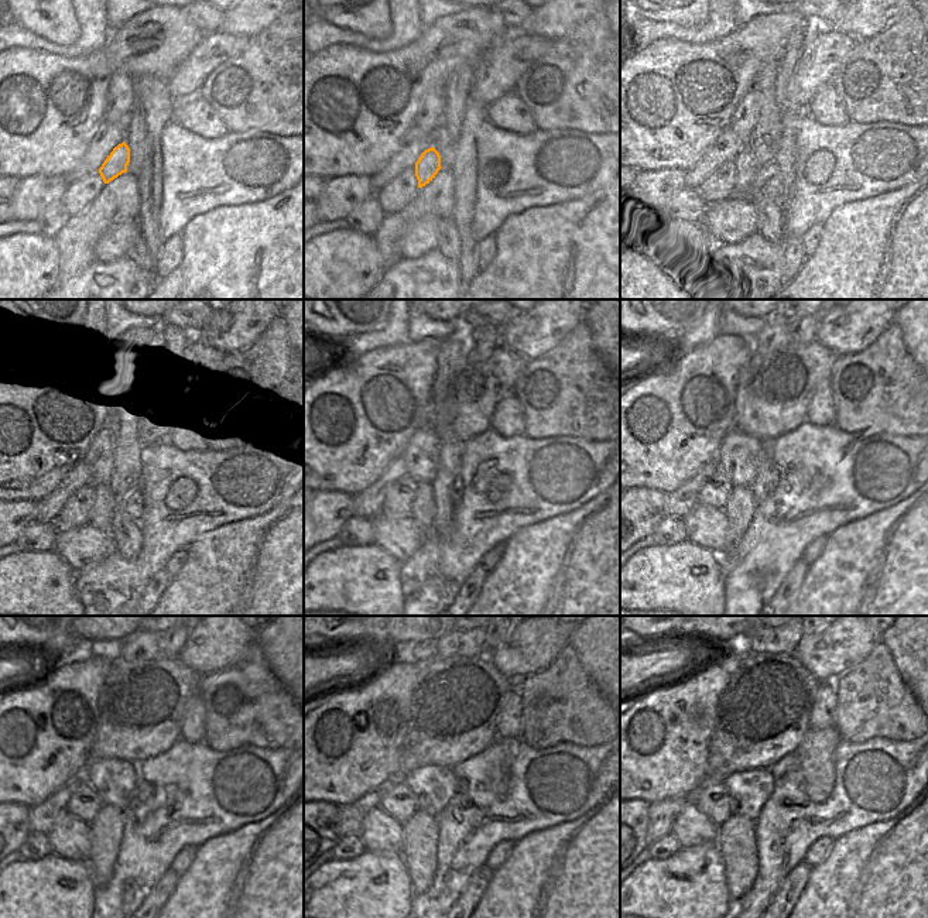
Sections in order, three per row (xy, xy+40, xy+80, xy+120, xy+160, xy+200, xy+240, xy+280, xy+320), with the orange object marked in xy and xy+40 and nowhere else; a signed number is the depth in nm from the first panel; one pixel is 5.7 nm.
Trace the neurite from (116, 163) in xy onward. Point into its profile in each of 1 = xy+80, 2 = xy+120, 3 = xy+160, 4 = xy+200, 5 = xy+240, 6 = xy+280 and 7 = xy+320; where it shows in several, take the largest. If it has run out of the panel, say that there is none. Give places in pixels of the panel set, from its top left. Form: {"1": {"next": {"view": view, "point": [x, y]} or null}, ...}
{"1": {"next": {"view": "xy+80", "point": [743, 163]}}, "2": {"next": {"view": "xy+120", "point": [103, 507]}}, "3": {"next": {"view": "xy+160", "point": [423, 510]}}, "4": {"next": {"view": "xy+200", "point": [739, 510]}}, "5": {"next": {"view": "xy+240", "point": [106, 828]}}, "6": {"next": {"view": "xy+280", "point": [420, 841]}}, "7": {"next": {"view": "xy+320", "point": [736, 843]}}}

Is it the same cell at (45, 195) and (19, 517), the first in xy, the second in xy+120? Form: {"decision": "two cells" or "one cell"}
{"decision": "one cell"}

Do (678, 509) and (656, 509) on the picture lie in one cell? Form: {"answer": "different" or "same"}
{"answer": "different"}

